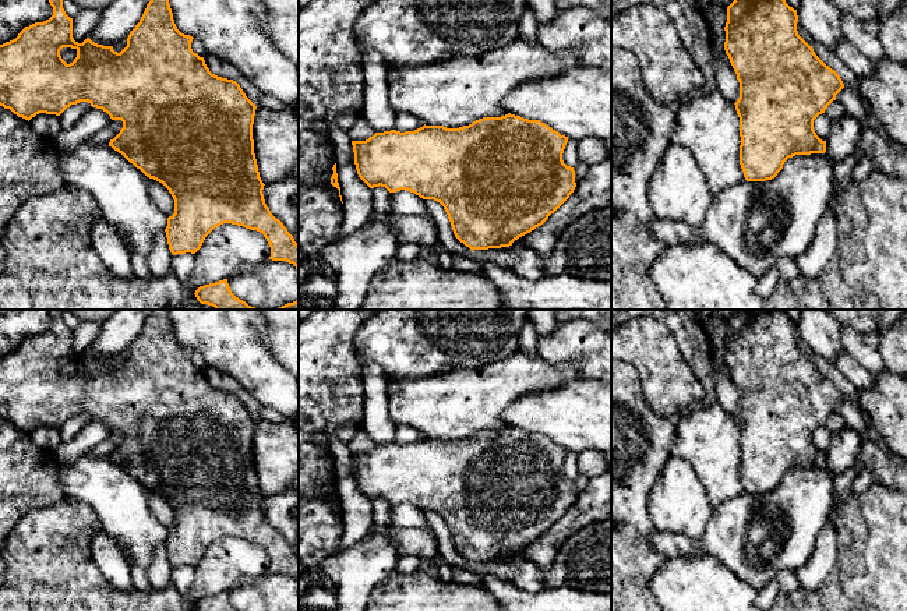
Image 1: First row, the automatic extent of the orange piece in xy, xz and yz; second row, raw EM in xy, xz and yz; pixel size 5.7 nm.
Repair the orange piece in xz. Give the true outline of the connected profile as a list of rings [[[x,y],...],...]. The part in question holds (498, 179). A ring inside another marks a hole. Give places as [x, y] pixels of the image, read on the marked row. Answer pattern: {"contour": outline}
{"contour": [[[508,113],[501,117],[483,117],[469,126],[463,126],[459,128],[447,128],[444,126],[424,124],[423,127],[414,131],[400,133],[396,130],[391,130],[384,133],[375,133],[366,141],[352,141],[352,145],[357,174],[370,188],[381,186],[385,187],[389,193],[407,190],[423,199],[434,199],[440,202],[448,215],[455,237],[466,247],[474,251],[512,246],[515,240],[541,226],[548,219],[548,216],[554,213],[569,198],[569,195],[576,187],[576,183],[574,167],[567,166],[562,160],[562,153],[568,139],[568,137],[561,135],[558,131],[553,130],[540,120],[529,120]]]}

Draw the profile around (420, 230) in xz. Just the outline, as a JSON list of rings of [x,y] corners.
[[[391,213],[391,222],[399,243],[433,247],[438,241],[438,230],[433,218]]]

